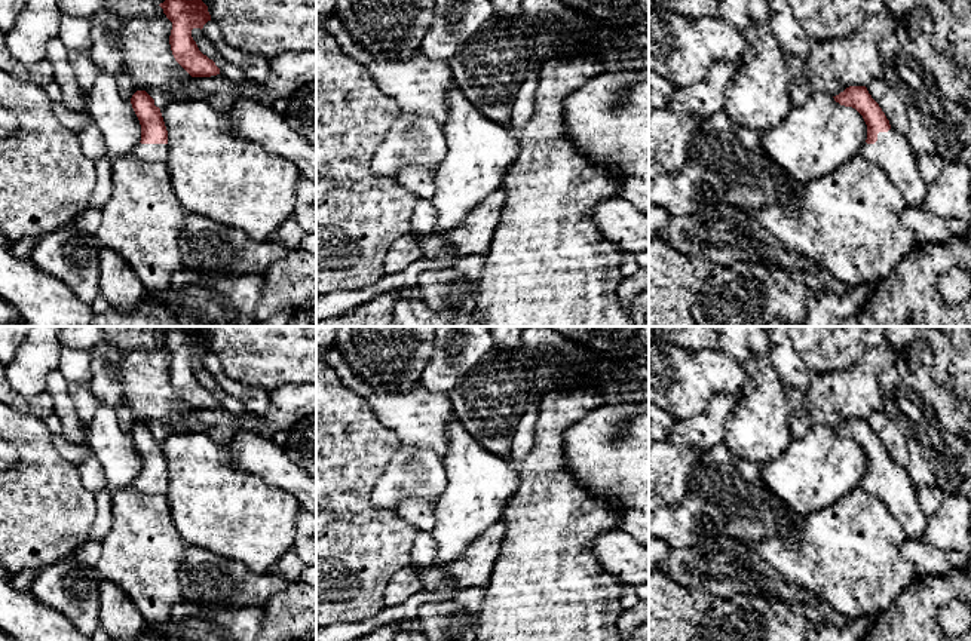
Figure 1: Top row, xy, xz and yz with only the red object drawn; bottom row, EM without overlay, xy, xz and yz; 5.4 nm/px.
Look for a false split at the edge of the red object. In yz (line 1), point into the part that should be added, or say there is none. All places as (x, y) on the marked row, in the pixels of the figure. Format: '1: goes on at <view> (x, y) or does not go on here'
1: goes on at yz (891, 152)

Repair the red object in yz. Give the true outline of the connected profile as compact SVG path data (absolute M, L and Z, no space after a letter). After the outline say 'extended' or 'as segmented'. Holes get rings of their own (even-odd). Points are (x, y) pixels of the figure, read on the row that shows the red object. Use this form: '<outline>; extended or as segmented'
M849 86L833 98L840 105L855 108L867 125L867 139L858 154L886 172L901 190L909 206L923 208L928 184L919 174L918 154L910 147L907 137L891 128L867 88Z; extended

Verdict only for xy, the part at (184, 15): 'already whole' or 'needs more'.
already whole

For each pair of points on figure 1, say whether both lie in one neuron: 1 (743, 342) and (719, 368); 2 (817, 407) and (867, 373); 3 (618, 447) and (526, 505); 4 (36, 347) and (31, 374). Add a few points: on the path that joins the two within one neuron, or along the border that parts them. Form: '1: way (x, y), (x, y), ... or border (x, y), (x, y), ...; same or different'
1: border (717, 347), (741, 364); different
2: way (829, 401), (845, 395), (855, 385); same
3: border (564, 441), (567, 468), (588, 490); different
4: way (36, 353), (31, 368); same

